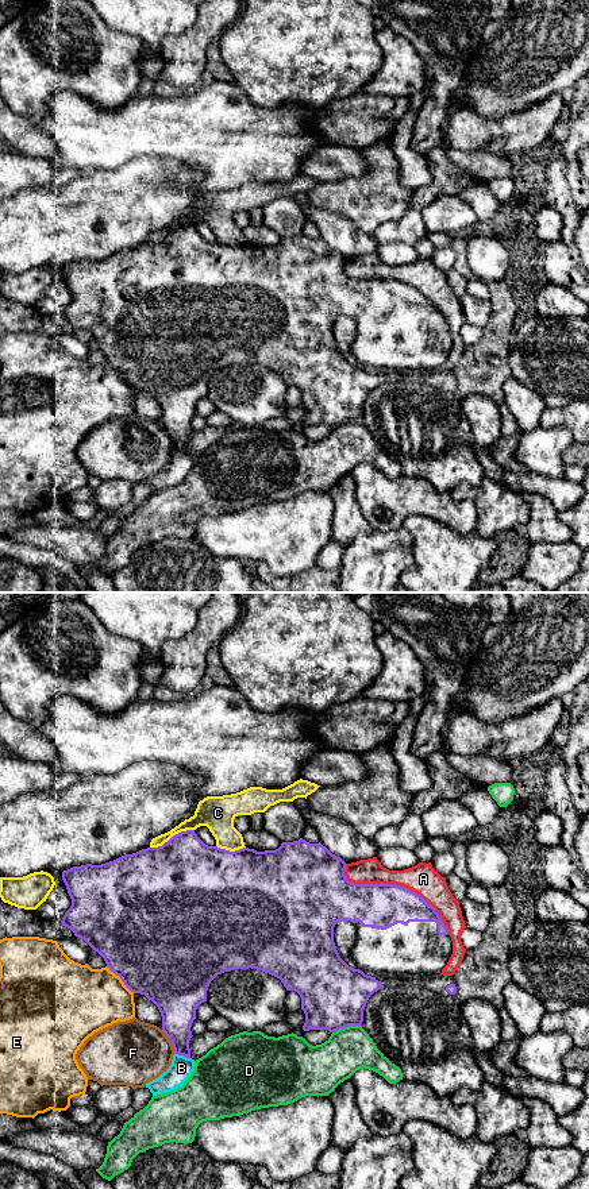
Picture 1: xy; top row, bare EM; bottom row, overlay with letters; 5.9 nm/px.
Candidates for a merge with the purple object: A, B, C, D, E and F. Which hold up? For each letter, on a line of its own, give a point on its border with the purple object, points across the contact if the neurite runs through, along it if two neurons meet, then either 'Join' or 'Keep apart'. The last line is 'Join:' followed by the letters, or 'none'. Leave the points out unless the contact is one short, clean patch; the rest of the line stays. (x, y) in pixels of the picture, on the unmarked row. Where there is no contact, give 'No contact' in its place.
A: Touches purple at xy (395, 280). Keep apart
B: Touches purple at xy (183, 450). Keep apart
C: Touches purple at xy (173, 231). Keep apart
D: Touches purple at xy (346, 421). Keep apart
E: Touches purple at xy (120, 373). Keep apart
F: Touches purple at xy (170, 436). Keep apart
Join: none

